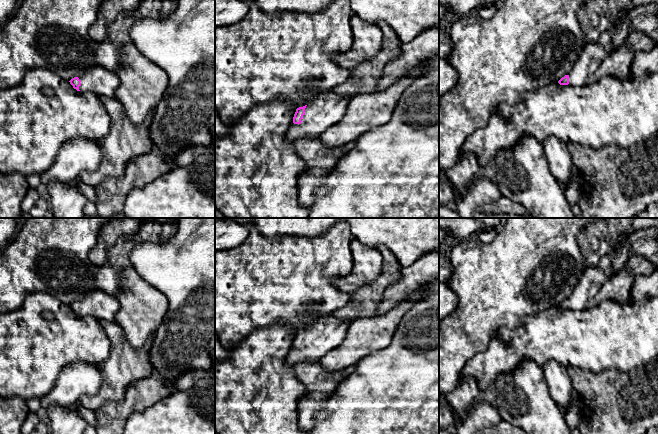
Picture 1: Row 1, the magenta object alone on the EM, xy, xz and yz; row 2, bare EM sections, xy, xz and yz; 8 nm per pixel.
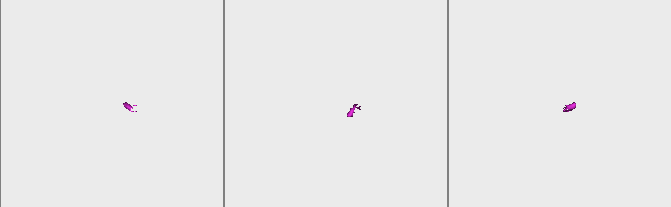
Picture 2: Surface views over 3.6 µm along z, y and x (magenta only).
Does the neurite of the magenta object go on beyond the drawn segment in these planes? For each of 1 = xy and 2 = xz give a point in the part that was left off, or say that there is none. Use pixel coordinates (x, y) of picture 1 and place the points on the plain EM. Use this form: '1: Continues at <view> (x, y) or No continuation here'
1: Continues at xy (98, 304)
2: Continues at xz (325, 334)

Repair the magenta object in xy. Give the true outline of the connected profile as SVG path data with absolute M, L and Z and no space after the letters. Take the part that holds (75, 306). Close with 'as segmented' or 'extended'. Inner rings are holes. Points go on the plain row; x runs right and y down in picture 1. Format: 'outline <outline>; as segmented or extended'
outline M100 289L94 290L91 294L70 305L74 313L80 316L92 316L104 321L116 322L116 314L120 309L118 300Z; extended

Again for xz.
outline M331 313L308 329L297 332L293 341L294 348L287 357L286 364L295 366L301 362L318 362L345 338L350 324L351 322L339 321Z; extended

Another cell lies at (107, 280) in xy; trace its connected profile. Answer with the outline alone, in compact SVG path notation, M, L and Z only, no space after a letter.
M155 219L141 221L140 229L128 238L120 238L108 252L108 262L98 268L96 286L104 293L117 298L121 292L120 275L132 266L130 253L140 242L163 243L177 232L177 220L166 223Z

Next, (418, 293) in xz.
M425 283L423 285L421 285L419 288L411 291L408 295L408 300L417 300L417 299L422 299L422 298L425 298L426 295L424 294L424 288L427 286L427 285L430 285L431 283Z

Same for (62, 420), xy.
M51 405L47 407L50 434L84 434L88 423L74 405L70 407Z

